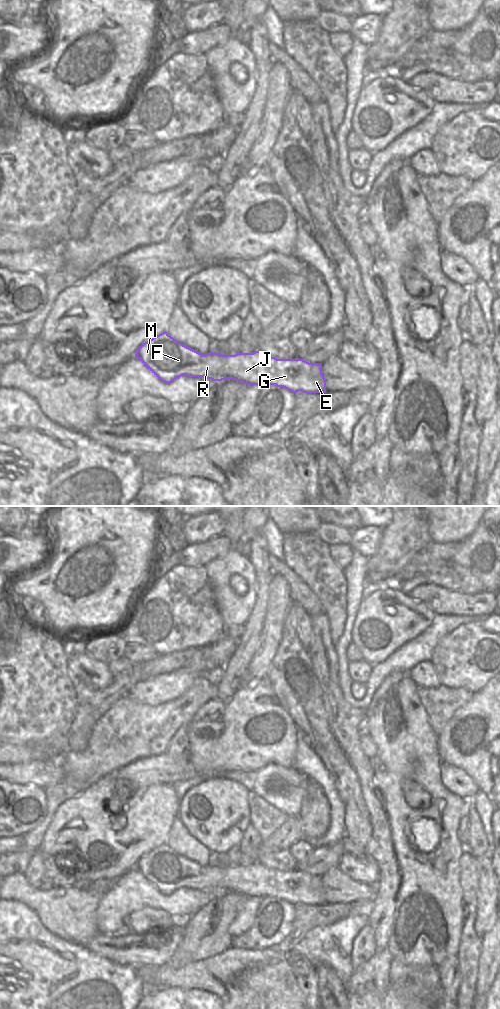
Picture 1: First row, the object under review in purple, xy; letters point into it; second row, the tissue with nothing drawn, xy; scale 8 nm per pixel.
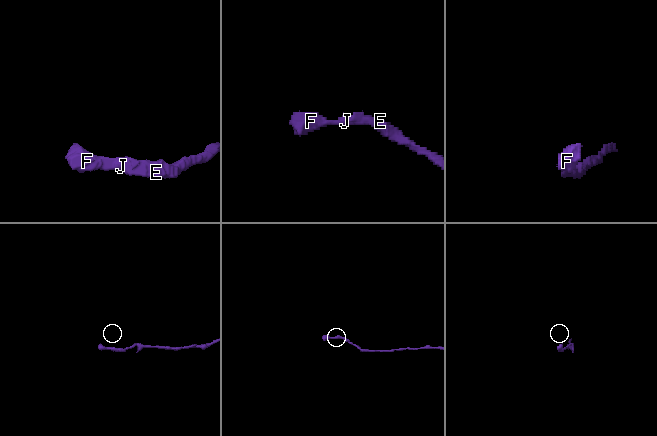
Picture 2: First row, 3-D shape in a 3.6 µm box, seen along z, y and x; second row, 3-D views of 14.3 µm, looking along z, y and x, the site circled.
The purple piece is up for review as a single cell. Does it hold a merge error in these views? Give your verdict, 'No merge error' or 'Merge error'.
No merge error

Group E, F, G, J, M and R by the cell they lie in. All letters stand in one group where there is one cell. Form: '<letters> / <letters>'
E F G J M R

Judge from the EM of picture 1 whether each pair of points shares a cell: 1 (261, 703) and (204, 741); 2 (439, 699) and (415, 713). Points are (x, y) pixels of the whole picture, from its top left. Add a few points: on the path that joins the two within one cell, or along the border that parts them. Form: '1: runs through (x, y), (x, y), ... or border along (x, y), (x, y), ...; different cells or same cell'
1: runs through (247, 717), (223, 741), (218, 741); same cell
2: border along (417, 687), (419, 701), (433, 730); different cells

